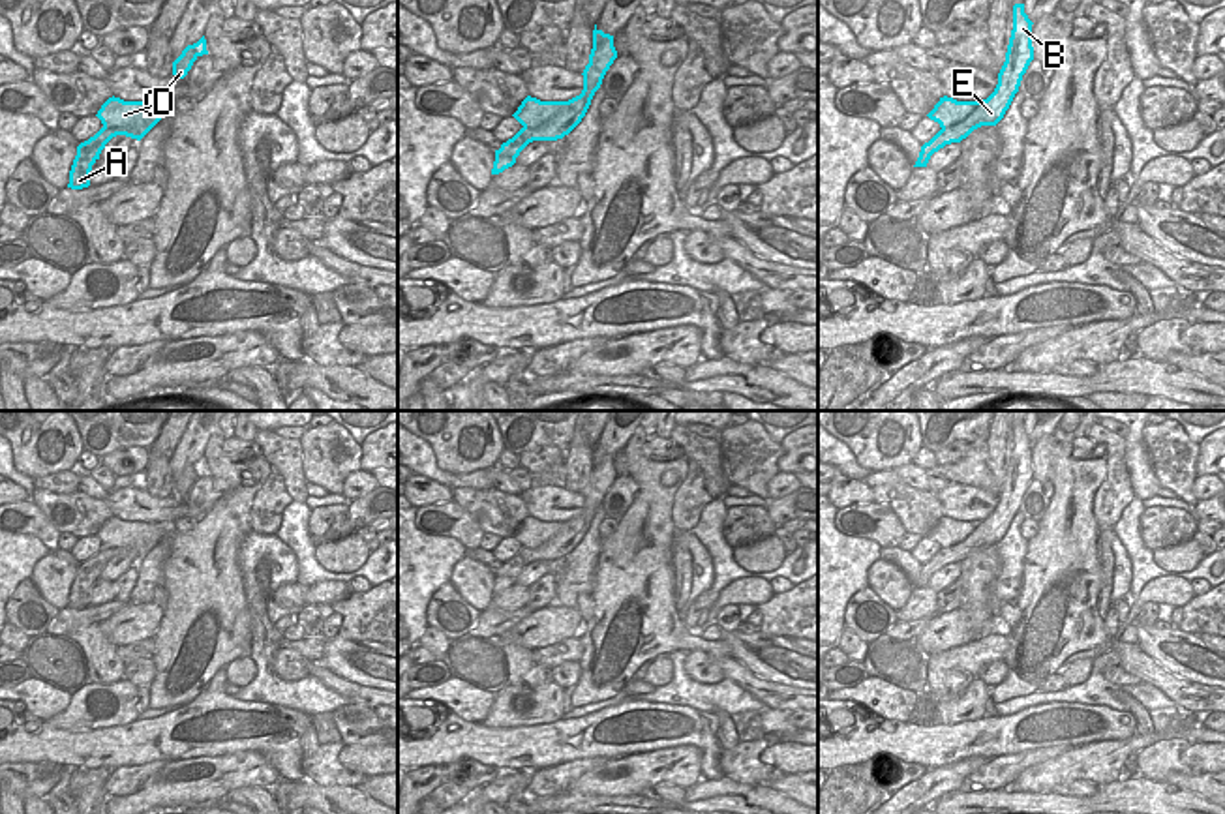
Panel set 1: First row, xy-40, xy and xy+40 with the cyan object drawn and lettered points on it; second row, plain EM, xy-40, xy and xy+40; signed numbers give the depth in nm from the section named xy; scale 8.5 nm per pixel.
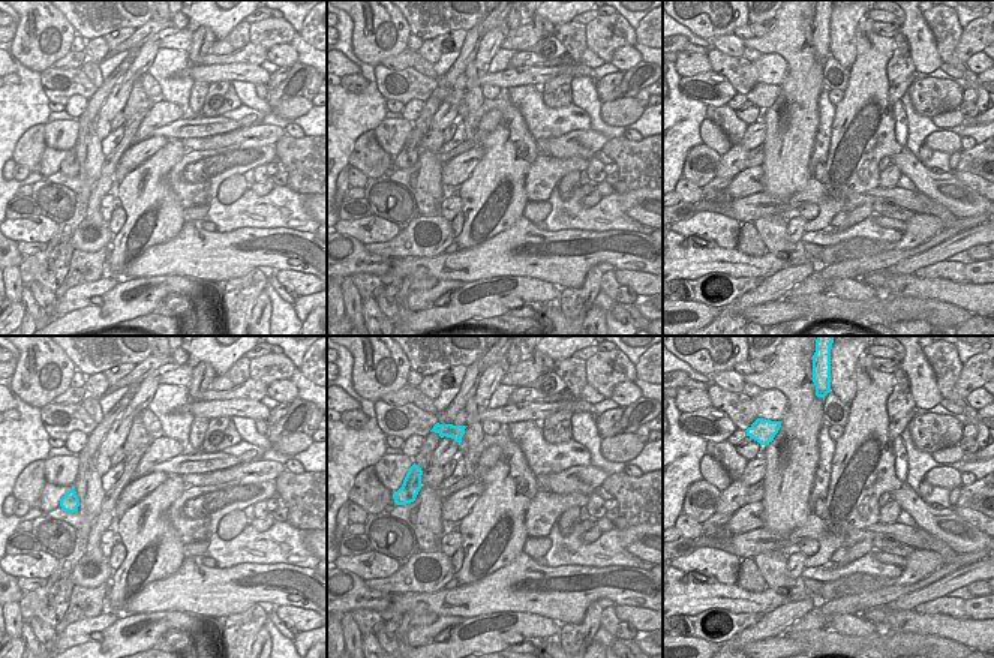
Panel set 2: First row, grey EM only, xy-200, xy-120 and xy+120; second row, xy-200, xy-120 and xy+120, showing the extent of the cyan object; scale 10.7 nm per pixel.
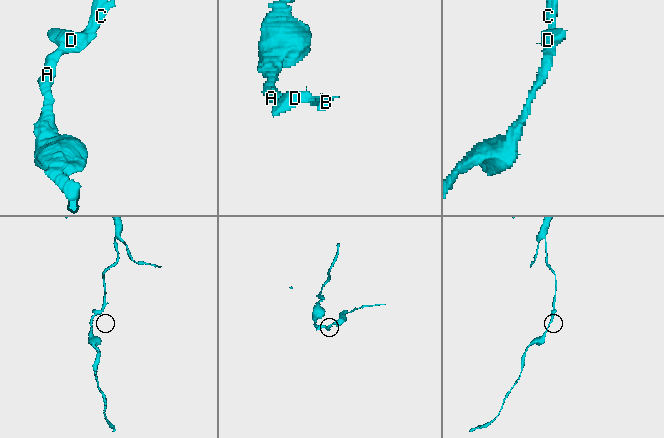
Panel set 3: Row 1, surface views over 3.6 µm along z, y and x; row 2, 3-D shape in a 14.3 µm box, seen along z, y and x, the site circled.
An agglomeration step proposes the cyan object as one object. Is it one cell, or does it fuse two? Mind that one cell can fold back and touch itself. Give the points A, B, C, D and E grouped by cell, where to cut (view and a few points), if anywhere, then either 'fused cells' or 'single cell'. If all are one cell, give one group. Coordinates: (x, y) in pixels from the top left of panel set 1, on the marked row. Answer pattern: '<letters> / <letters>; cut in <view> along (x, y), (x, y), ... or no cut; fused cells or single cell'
A B C E / D; cut in xy along (563, 104), (541, 124), (524, 128); fused cells

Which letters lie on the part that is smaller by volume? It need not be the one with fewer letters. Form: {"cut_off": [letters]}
{"cut_off": ["D"]}

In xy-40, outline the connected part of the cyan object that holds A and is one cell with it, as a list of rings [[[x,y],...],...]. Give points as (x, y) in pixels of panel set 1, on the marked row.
[[[101,128],[94,137],[77,146],[68,188],[83,189],[90,186],[92,165],[99,159],[105,144],[116,135],[126,135],[141,141],[141,135],[131,128]]]

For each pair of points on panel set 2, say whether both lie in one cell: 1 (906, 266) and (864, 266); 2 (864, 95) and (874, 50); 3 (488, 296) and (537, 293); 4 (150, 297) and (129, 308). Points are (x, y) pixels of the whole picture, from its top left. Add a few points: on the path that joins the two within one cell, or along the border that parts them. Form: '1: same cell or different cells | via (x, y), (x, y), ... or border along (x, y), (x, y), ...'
1: different cells | border along (925, 252), (900, 260), (885, 269)
2: same cell | via (868, 84), (871, 60)
3: same cell | via (499, 297), (508, 293), (525, 293)
4: same cell | via (146, 299), (138, 299), (134, 303)

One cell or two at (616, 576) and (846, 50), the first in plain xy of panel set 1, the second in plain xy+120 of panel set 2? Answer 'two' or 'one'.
two

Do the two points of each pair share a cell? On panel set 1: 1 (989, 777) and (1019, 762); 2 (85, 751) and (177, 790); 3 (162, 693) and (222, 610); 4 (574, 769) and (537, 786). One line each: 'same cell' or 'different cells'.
1: same cell
2: different cells
3: same cell
4: same cell

